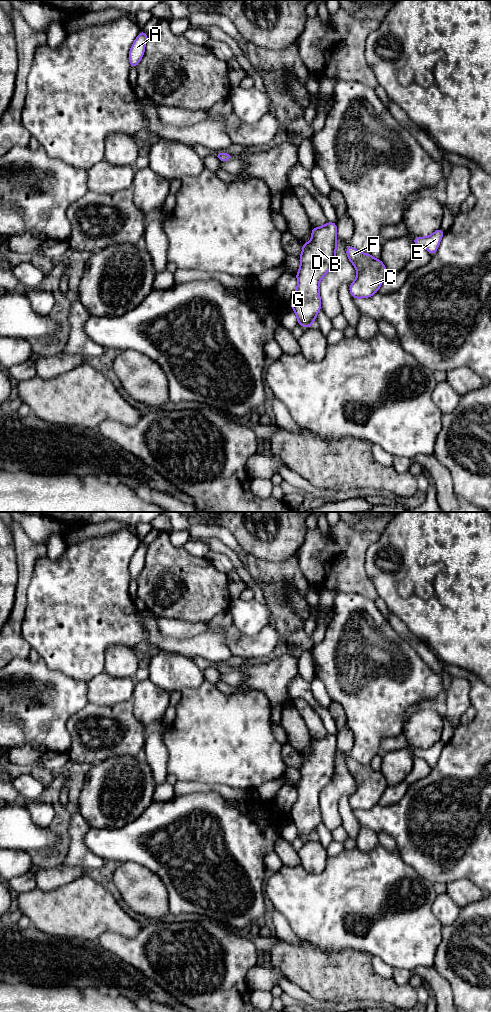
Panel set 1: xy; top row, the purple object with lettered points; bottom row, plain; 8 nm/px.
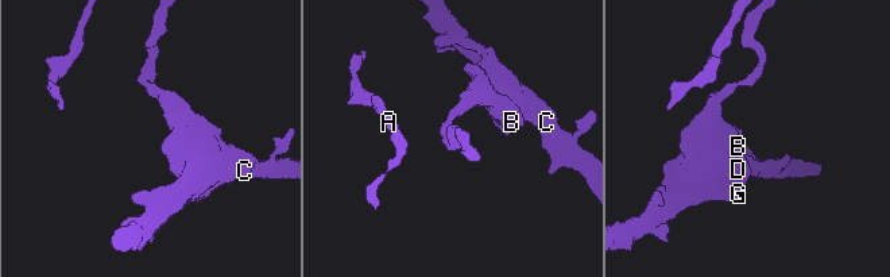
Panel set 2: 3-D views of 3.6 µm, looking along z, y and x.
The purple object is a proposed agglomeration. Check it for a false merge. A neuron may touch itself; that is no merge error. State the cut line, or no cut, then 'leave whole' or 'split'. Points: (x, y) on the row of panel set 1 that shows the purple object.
cut none; leave whole

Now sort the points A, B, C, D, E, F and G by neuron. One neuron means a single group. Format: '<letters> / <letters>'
A B C D E F G

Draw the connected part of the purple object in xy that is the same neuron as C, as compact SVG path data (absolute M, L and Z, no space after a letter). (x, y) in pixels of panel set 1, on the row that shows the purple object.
M349 244L346 247L346 255L357 270L356 279L349 285L351 296L355 300L373 296L388 275L385 265L381 259L376 259L369 253L362 253Z

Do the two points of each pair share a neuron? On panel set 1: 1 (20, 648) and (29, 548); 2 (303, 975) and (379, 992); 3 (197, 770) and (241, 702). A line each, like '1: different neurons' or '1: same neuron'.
1: same neuron
2: same neuron
3: same neuron

